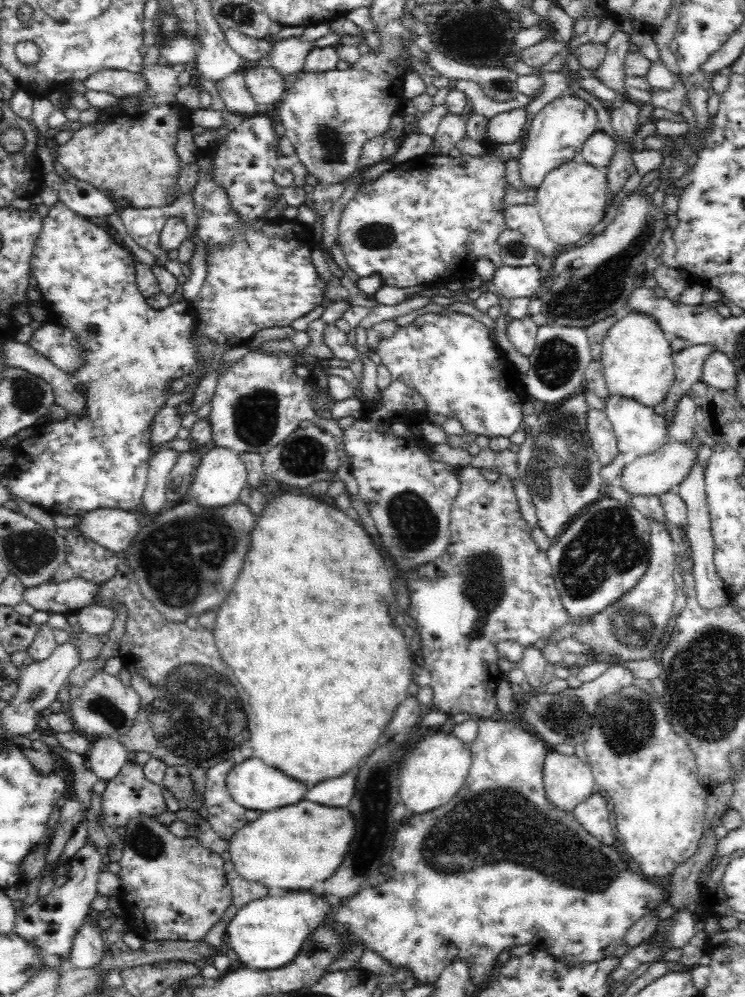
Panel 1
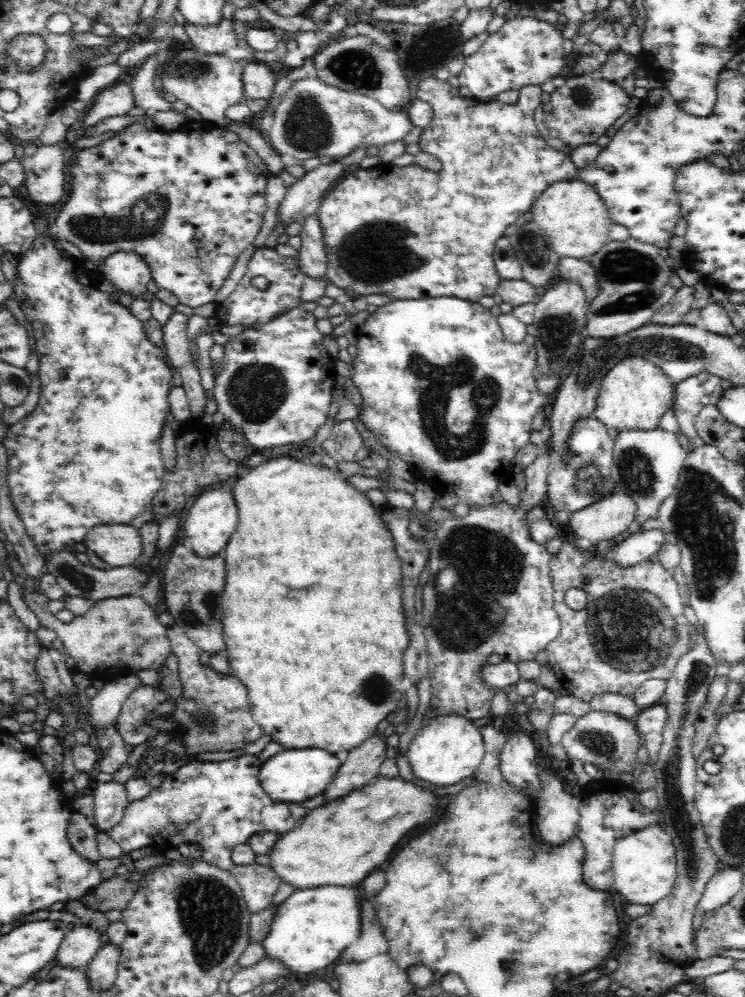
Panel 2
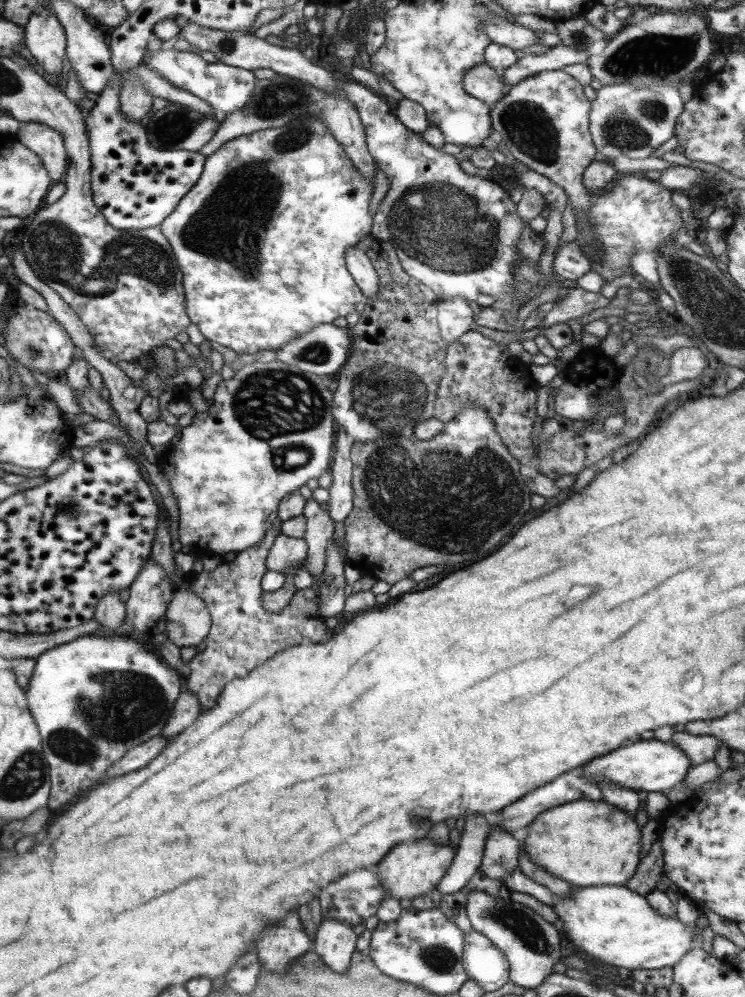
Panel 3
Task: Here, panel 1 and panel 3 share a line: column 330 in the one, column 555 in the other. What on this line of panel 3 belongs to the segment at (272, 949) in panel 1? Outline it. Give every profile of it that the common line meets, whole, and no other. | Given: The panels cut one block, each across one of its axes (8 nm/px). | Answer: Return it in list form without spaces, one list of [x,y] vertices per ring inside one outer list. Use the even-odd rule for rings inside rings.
[[[606,885],[606,886],[597,886],[594,888],[582,888],[582,890],[578,890],[576,894],[572,894],[570,898],[566,898],[566,900],[560,900],[557,898],[553,904],[553,909],[557,912],[558,918],[562,920],[564,923],[564,934],[569,942],[572,942],[574,946],[577,946],[578,950],[582,950],[582,952],[586,952],[588,956],[592,958],[596,958],[594,961],[604,962],[606,964],[612,964],[614,966],[619,966],[620,968],[627,968],[630,971],[636,969],[644,969],[644,970],[658,970],[659,968],[673,967],[682,960],[683,956],[686,956],[688,952],[694,949],[696,946],[696,936],[697,933],[700,934],[700,929],[696,926],[687,926],[682,923],[678,917],[665,917],[661,915],[657,910],[654,910],[652,906],[649,905],[648,899],[641,894],[638,894],[636,891],[630,890],[622,885]]]

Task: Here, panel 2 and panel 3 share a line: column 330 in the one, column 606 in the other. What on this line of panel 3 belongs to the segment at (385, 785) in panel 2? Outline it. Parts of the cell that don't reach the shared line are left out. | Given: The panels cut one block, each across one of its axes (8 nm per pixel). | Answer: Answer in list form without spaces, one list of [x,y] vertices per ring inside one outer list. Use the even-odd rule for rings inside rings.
[[[578,800],[578,802],[572,801],[570,804],[562,804],[542,812],[536,821],[527,827],[527,837],[522,851],[529,854],[533,863],[544,866],[546,871],[572,884],[594,887],[606,884],[626,887],[641,861],[642,835],[640,833],[641,827],[638,826],[635,818],[624,810],[618,810],[613,804],[603,800]]]

